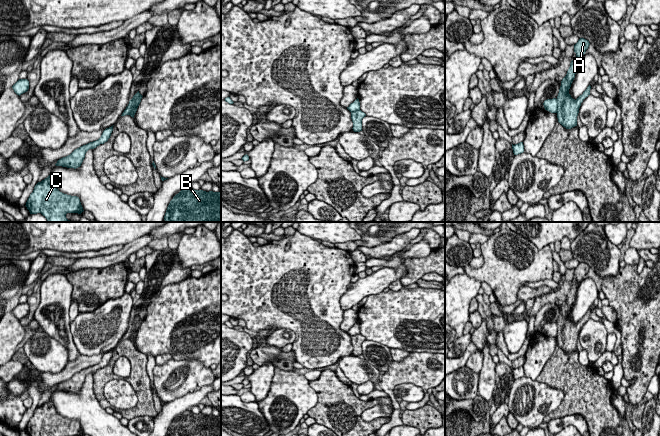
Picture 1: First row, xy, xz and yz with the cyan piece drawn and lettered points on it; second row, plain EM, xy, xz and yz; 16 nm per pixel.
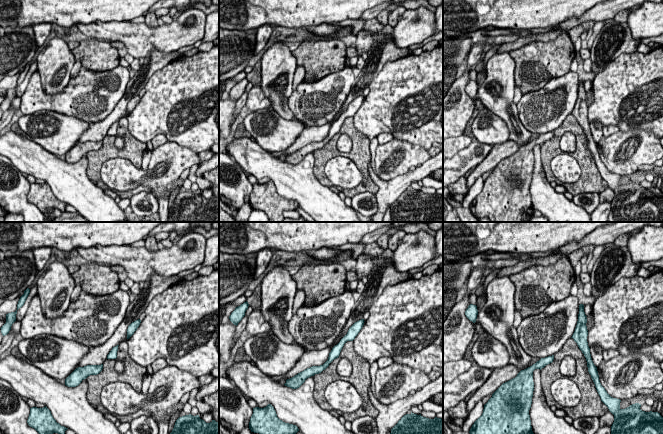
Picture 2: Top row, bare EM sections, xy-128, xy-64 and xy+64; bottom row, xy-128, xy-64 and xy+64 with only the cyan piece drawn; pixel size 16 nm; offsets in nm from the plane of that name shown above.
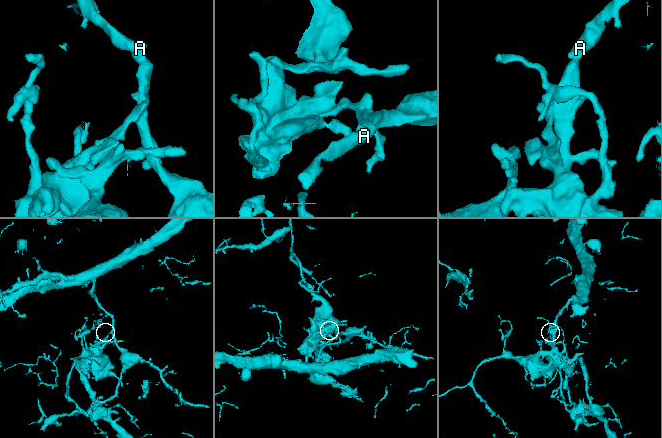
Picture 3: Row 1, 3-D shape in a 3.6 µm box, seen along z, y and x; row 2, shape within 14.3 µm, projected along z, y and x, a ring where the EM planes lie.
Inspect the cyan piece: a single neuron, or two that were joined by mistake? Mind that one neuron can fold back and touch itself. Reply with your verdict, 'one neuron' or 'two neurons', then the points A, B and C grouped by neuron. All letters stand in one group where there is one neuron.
two neurons; A B / C

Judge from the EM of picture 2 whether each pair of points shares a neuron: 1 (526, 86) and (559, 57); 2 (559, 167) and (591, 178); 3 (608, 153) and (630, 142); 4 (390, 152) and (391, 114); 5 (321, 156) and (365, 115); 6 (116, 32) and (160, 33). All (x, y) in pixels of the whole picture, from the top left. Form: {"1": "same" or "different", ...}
{"1": "same", "2": "different", "3": "same", "4": "different", "5": "different", "6": "same"}

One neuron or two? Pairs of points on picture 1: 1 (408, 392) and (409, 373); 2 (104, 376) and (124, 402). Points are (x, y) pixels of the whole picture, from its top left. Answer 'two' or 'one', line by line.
1: two
2: two

